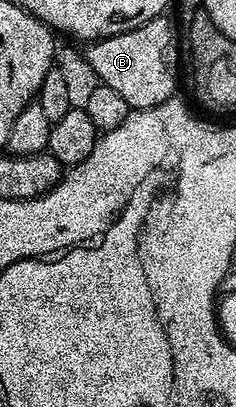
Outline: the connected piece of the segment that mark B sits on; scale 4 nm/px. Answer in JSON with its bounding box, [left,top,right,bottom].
[83,18,177,111]

